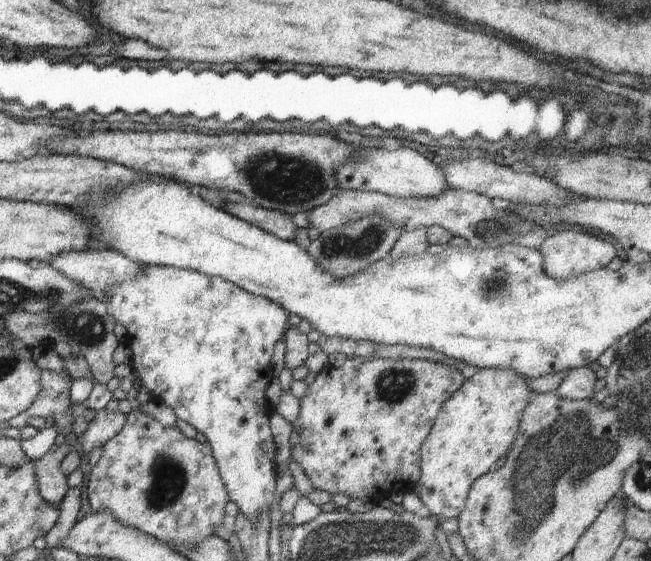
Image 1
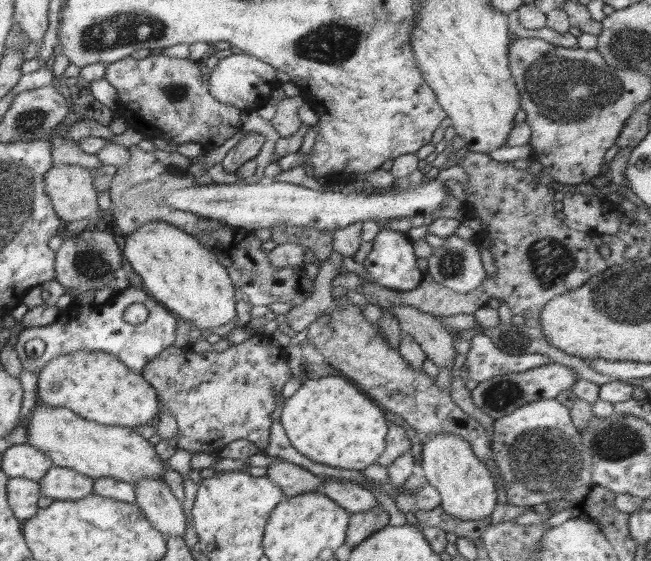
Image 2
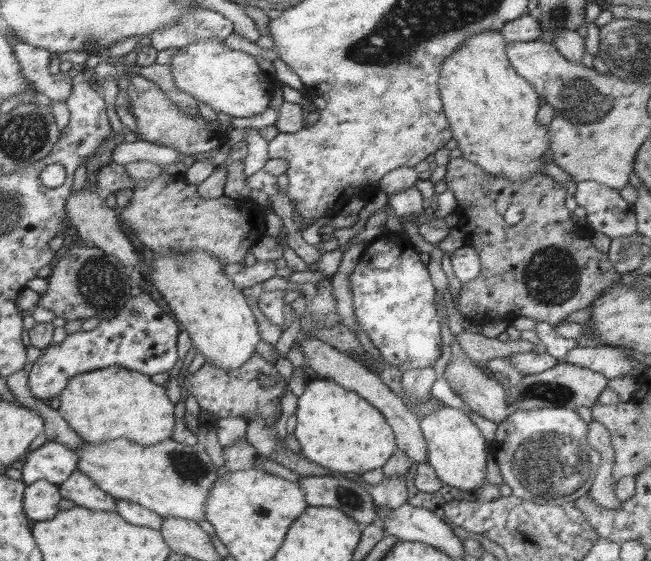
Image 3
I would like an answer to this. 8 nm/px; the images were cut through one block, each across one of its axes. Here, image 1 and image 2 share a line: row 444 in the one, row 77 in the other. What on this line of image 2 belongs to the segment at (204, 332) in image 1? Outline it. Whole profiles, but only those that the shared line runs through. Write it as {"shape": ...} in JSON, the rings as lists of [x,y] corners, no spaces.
{"shape":[[[234,51],[232,55],[220,59],[209,73],[209,91],[216,100],[235,106],[242,112],[258,110],[268,104],[272,92],[280,87],[276,70],[271,64],[251,54]]]}

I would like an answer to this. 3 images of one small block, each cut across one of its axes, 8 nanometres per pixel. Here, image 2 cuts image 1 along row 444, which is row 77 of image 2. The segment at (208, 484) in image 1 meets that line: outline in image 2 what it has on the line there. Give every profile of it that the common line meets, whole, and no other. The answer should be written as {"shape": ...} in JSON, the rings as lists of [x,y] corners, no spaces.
{"shape":[[[160,53],[139,60],[130,56],[107,63],[104,79],[117,90],[120,115],[147,138],[170,140],[177,145],[198,142],[220,146],[241,130],[242,111],[211,95],[208,75],[203,75],[197,61]]]}

